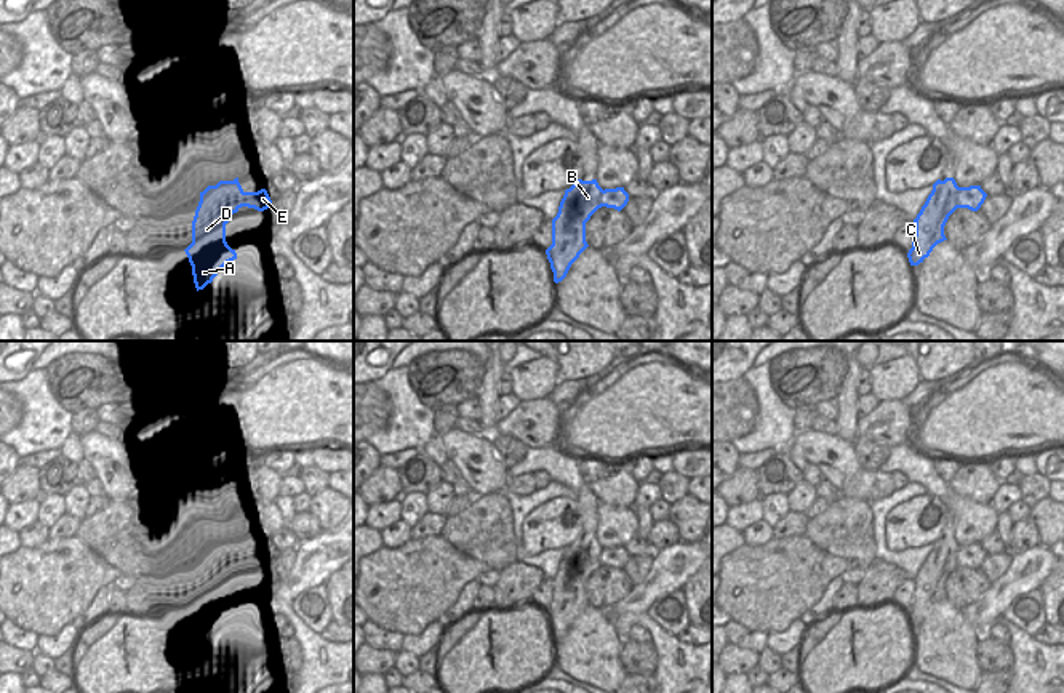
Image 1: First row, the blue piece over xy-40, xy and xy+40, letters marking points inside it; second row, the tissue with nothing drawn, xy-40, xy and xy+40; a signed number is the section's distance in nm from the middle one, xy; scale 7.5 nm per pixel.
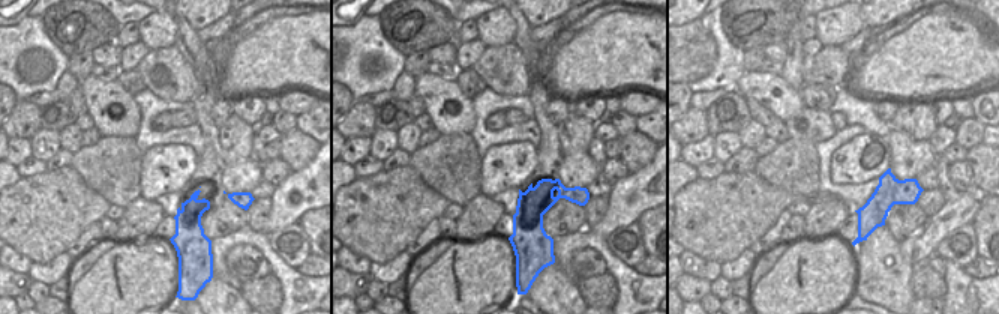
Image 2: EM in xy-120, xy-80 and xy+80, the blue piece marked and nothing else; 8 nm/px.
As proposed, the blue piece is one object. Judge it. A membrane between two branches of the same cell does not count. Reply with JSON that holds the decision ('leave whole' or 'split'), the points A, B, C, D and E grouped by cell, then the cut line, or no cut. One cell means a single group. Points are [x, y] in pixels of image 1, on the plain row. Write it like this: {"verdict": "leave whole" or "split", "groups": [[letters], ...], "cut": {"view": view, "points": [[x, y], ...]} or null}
{"verdict": "split", "groups": [["A", "B", "C", "D"], ["E"]], "cut": {"view": "xy+40", "points": [[962, 546], [957, 554], [957, 565]]}}

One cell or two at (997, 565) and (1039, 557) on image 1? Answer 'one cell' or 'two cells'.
two cells

